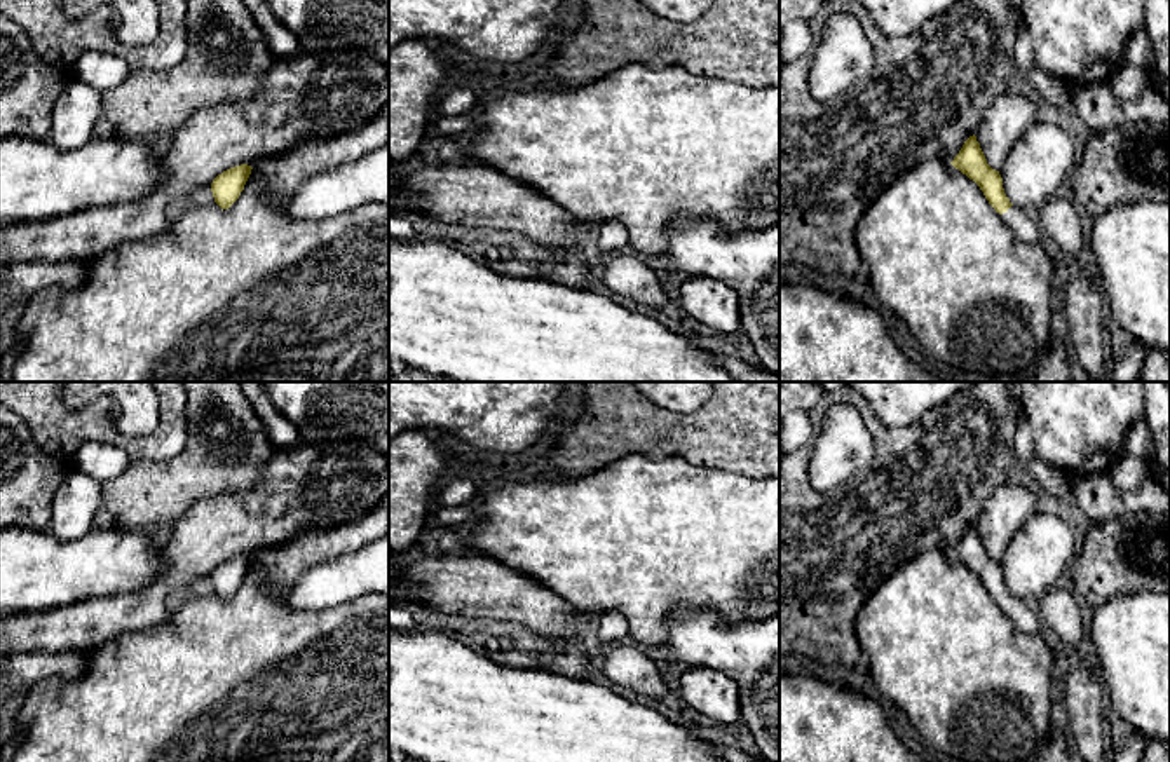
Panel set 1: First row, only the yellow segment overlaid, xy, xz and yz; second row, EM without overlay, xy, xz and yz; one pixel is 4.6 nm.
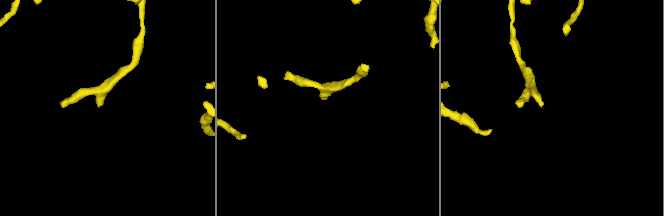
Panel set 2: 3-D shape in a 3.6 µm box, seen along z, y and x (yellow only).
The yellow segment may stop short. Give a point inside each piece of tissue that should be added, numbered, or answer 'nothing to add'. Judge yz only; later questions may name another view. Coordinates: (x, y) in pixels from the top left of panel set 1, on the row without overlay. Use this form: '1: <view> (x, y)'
1: yz (1015, 609)

